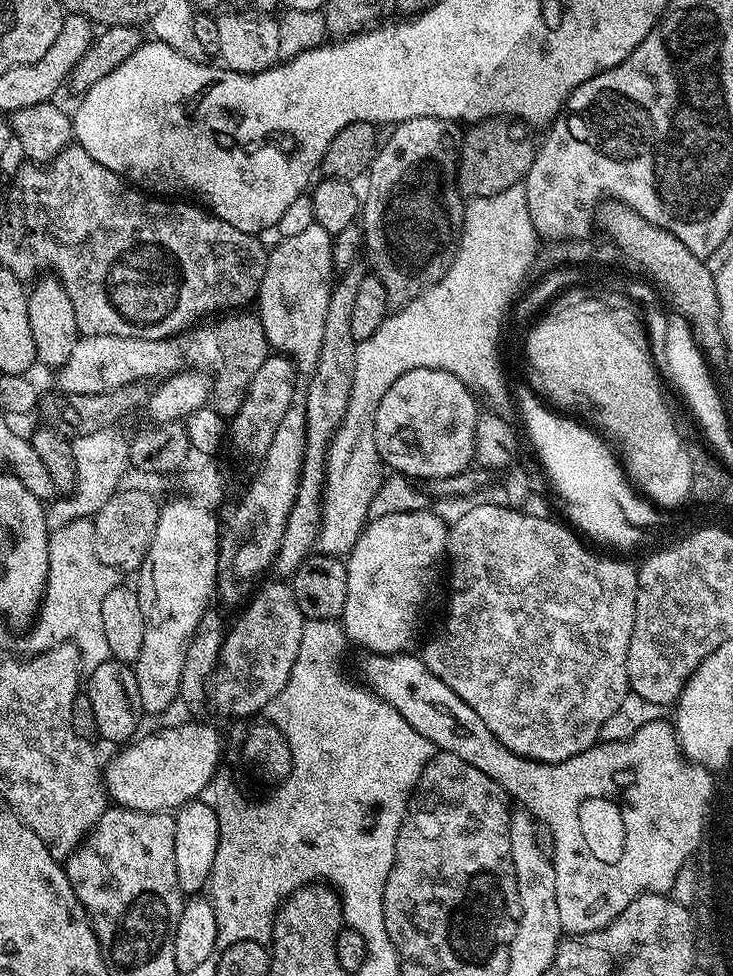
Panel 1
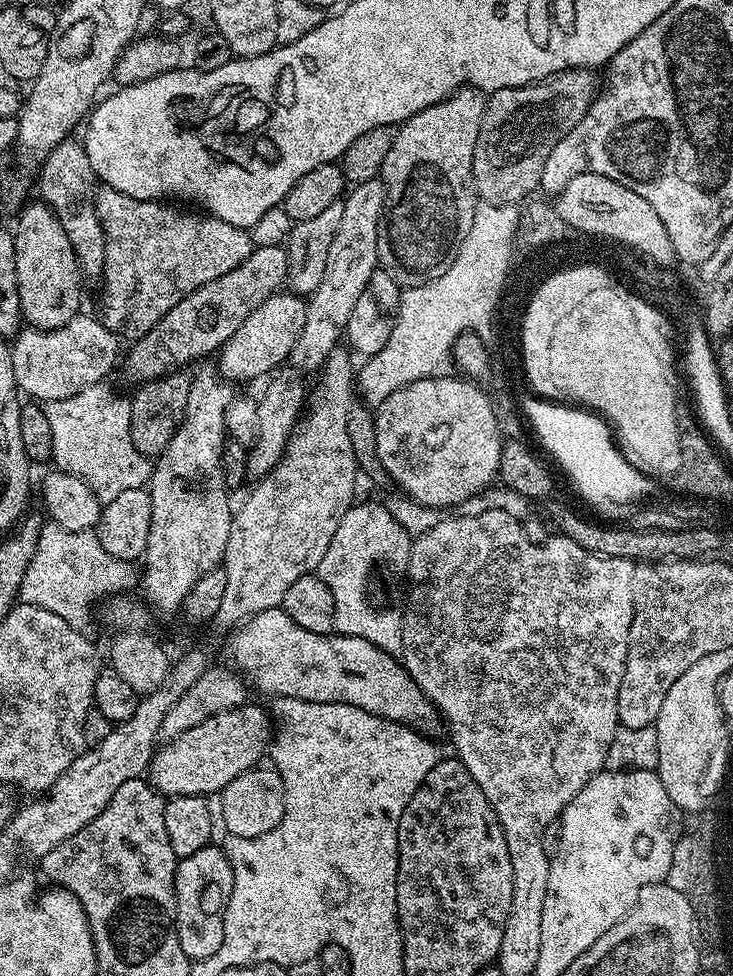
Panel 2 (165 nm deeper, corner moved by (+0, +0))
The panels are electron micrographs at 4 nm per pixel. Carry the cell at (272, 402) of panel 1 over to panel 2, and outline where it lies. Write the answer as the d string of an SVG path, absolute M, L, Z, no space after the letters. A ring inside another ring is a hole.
M379 178L351 185L350 191L343 197L342 223L338 225L338 234L334 234L334 242L330 242L326 274L322 274L322 282L318 282L316 289L307 297L306 326L302 326L302 334L298 334L298 342L294 342L292 347L290 364L297 368L293 368L297 373L314 374L323 367L324 360L341 343L342 333L350 322L350 310L354 310L362 290L366 290L370 274L378 271L378 230L385 198L384 182Z

